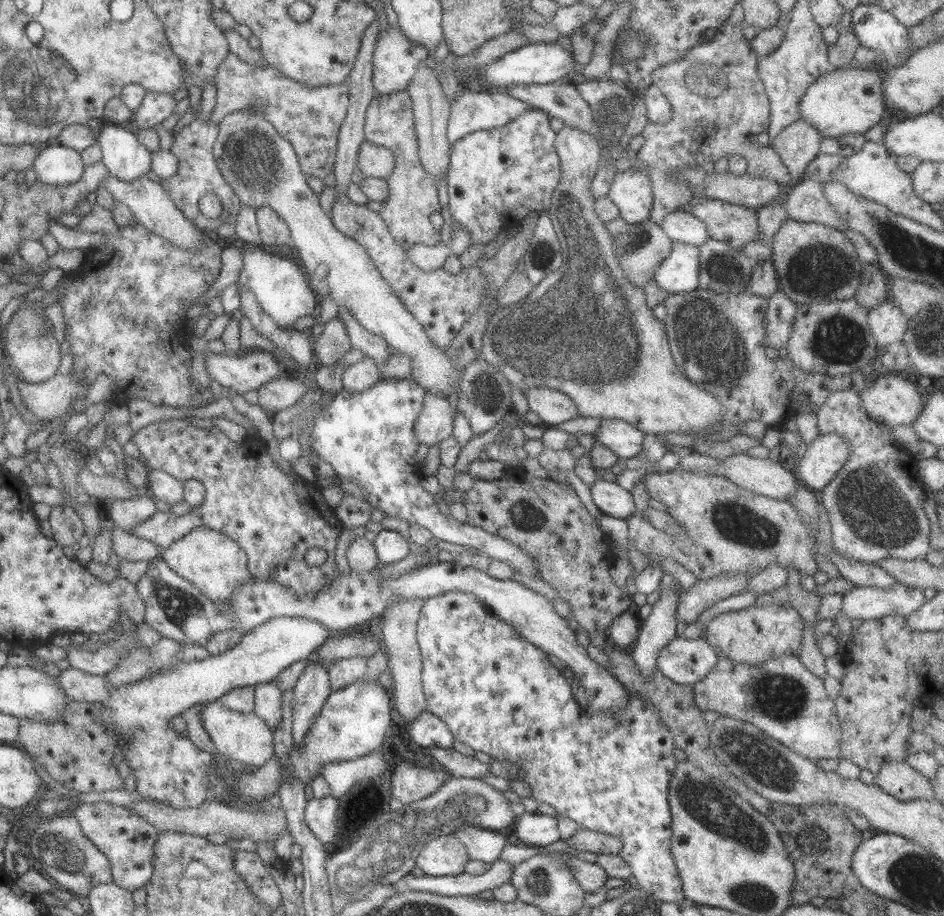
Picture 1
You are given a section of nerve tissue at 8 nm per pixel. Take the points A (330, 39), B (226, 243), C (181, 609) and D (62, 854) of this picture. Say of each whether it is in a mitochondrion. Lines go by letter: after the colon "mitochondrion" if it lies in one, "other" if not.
A: mitochondrion
B: other
C: mitochondrion
D: mitochondrion

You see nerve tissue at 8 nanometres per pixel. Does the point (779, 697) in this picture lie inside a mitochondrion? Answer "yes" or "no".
yes

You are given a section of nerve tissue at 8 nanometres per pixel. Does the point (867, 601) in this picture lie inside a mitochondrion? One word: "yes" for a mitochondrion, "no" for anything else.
no

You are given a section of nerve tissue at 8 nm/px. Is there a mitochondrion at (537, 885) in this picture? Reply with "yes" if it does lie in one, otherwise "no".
yes

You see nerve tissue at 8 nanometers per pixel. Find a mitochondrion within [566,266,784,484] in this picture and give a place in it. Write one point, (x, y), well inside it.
(714, 347)

